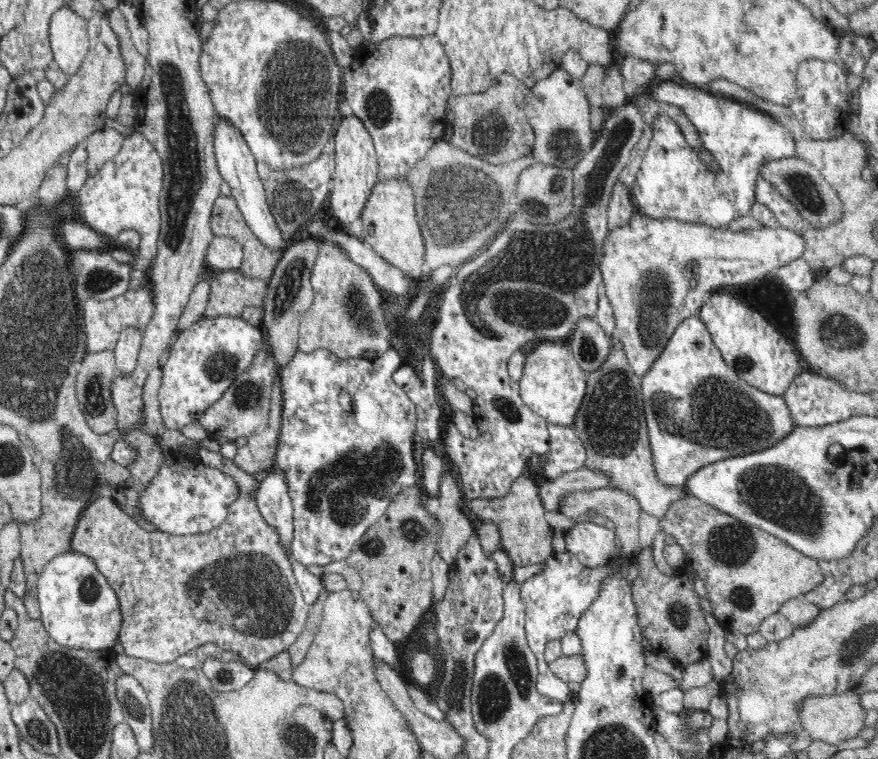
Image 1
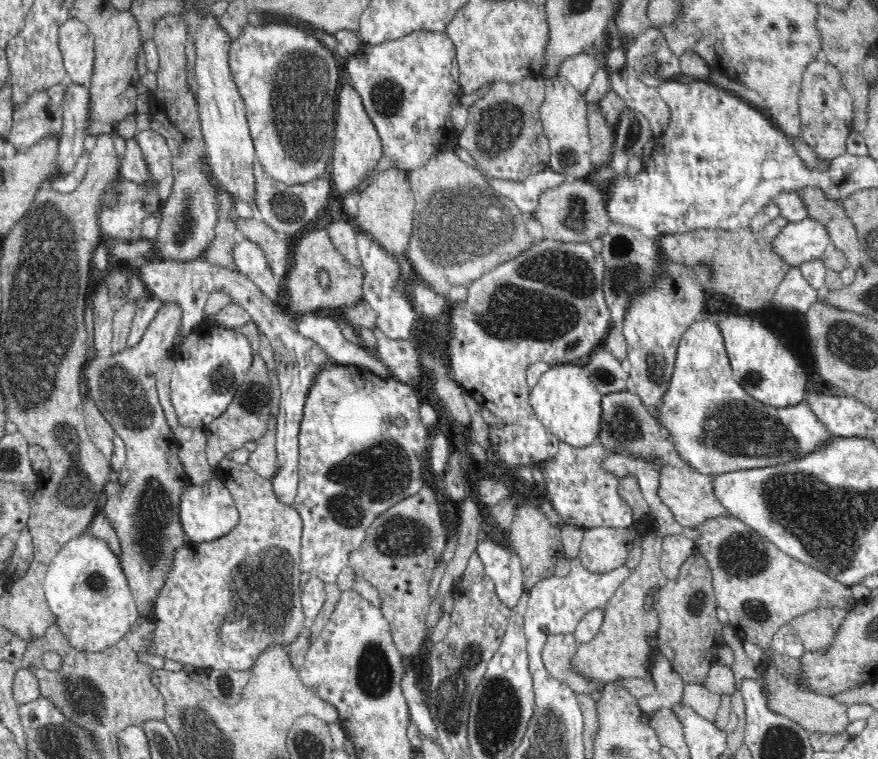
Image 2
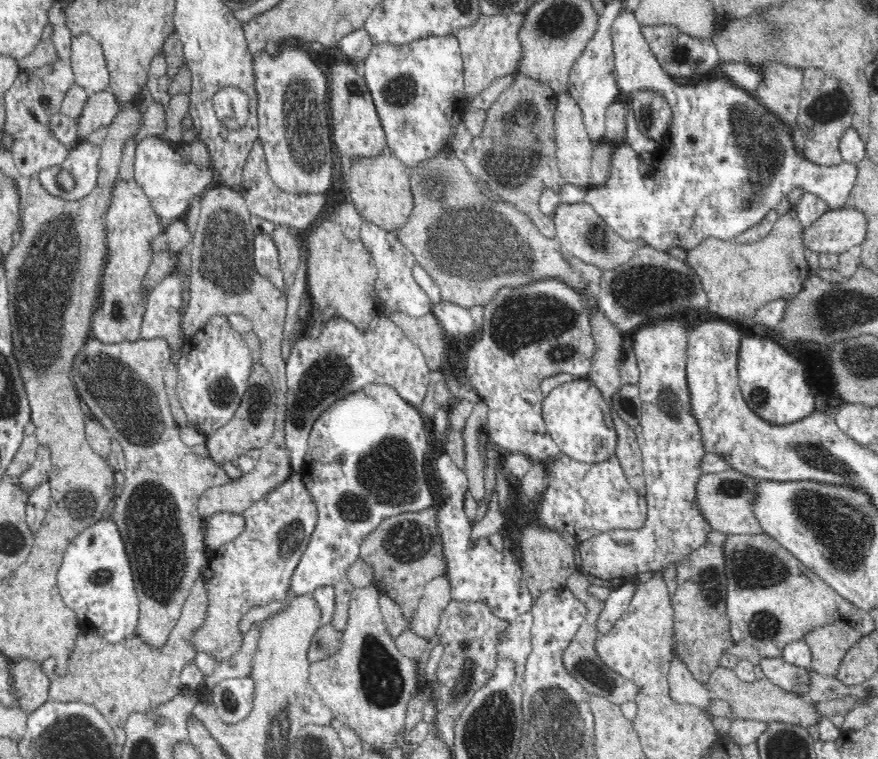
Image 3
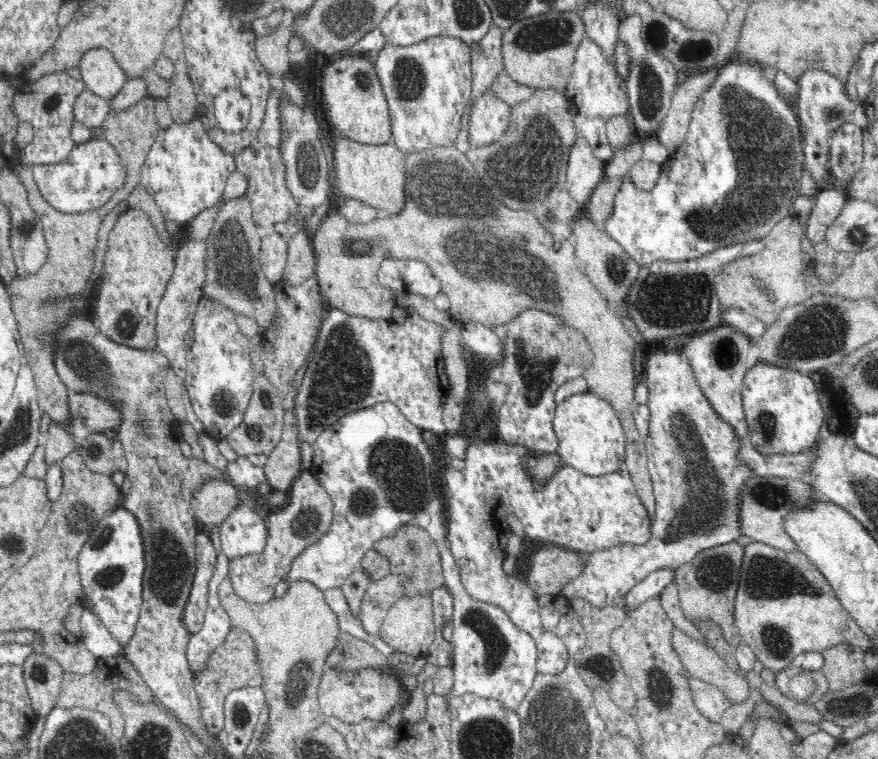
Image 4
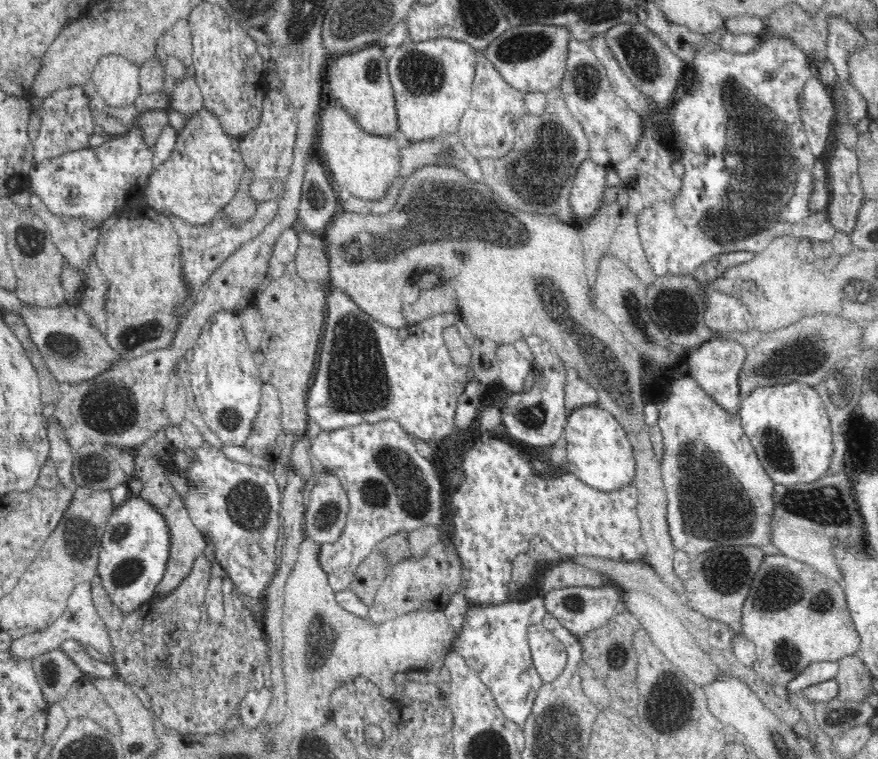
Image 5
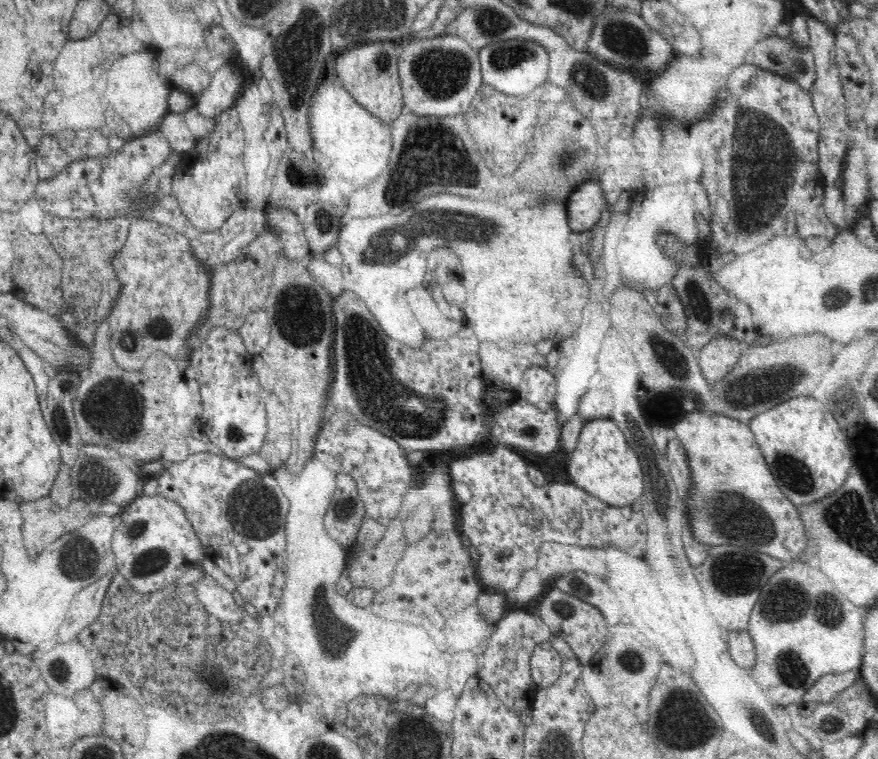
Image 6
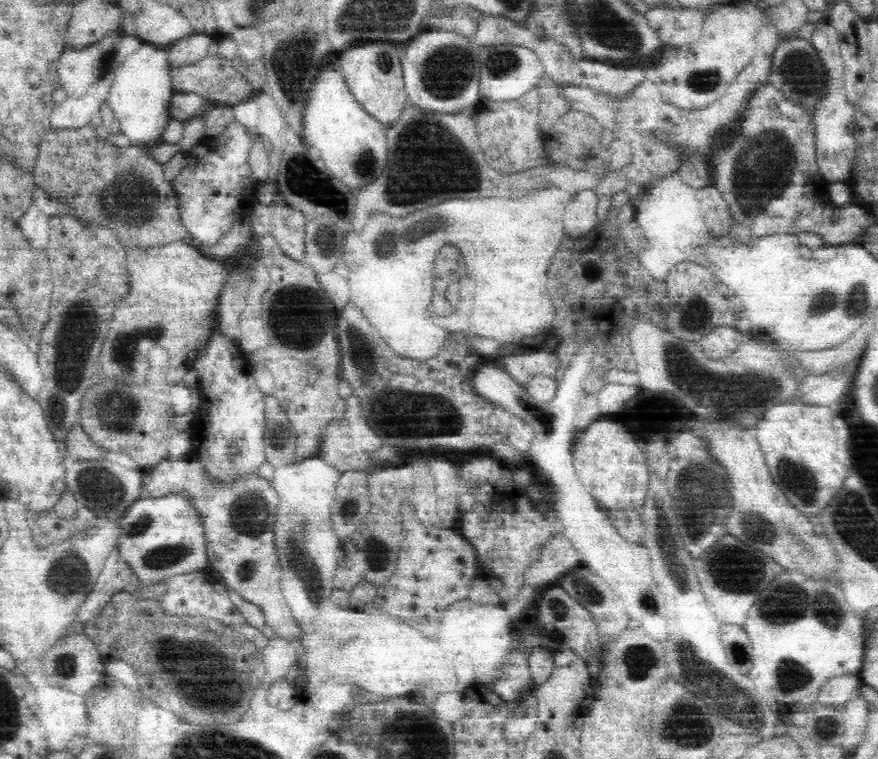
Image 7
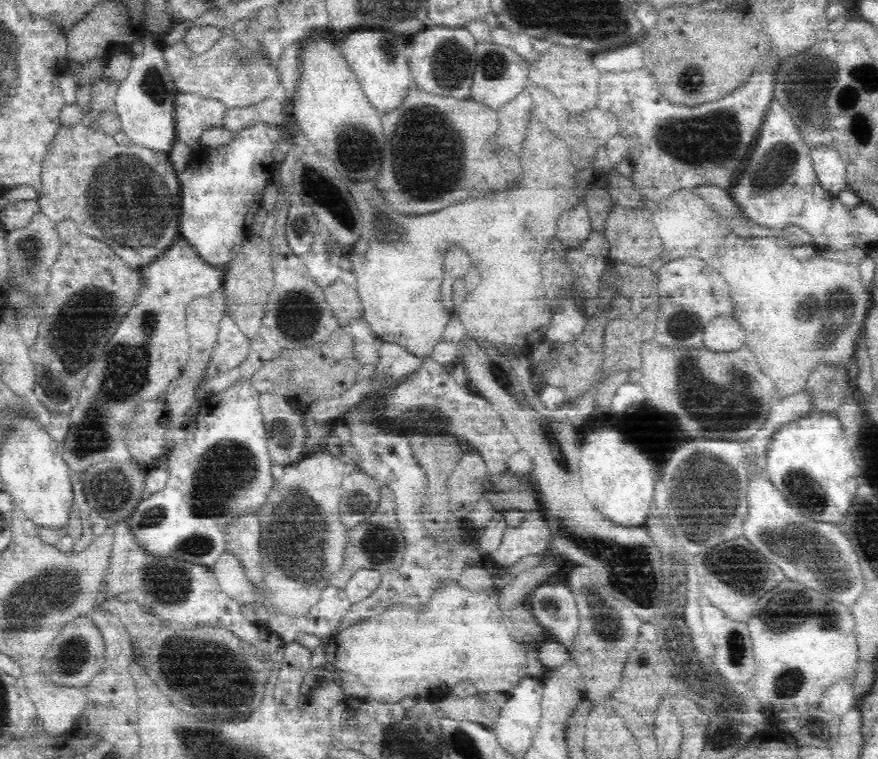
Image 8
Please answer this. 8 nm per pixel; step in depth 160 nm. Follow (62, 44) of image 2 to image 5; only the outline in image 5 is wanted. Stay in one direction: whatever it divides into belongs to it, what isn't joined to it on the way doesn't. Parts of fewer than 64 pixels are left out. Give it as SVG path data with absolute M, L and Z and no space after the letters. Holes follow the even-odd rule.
M119 54L100 56L91 82L110 109L129 106L142 92L139 65Z

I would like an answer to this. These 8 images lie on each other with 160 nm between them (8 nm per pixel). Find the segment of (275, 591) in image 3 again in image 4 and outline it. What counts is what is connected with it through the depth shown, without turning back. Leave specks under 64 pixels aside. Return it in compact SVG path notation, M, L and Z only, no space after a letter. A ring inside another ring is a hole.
M303 442L300 447L302 471L292 482L287 491L288 502L280 507L274 507L264 516L264 523L268 529L268 540L262 554L246 554L234 560L228 560L229 571L226 576L232 582L238 596L253 603L265 603L273 598L277 585L282 582L282 576L291 569L293 560L305 548L322 538L324 532L332 524L332 497L322 487L316 475L310 471L313 464L314 447Z

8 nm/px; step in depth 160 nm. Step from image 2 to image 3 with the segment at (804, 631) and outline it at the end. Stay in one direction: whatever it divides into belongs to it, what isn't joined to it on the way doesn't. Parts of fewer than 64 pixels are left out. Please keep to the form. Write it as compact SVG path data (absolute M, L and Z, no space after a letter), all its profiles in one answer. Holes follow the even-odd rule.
M828 622L804 634L803 642L812 653L813 670L826 677L836 677L840 662L858 638L861 636L855 627L840 622Z

